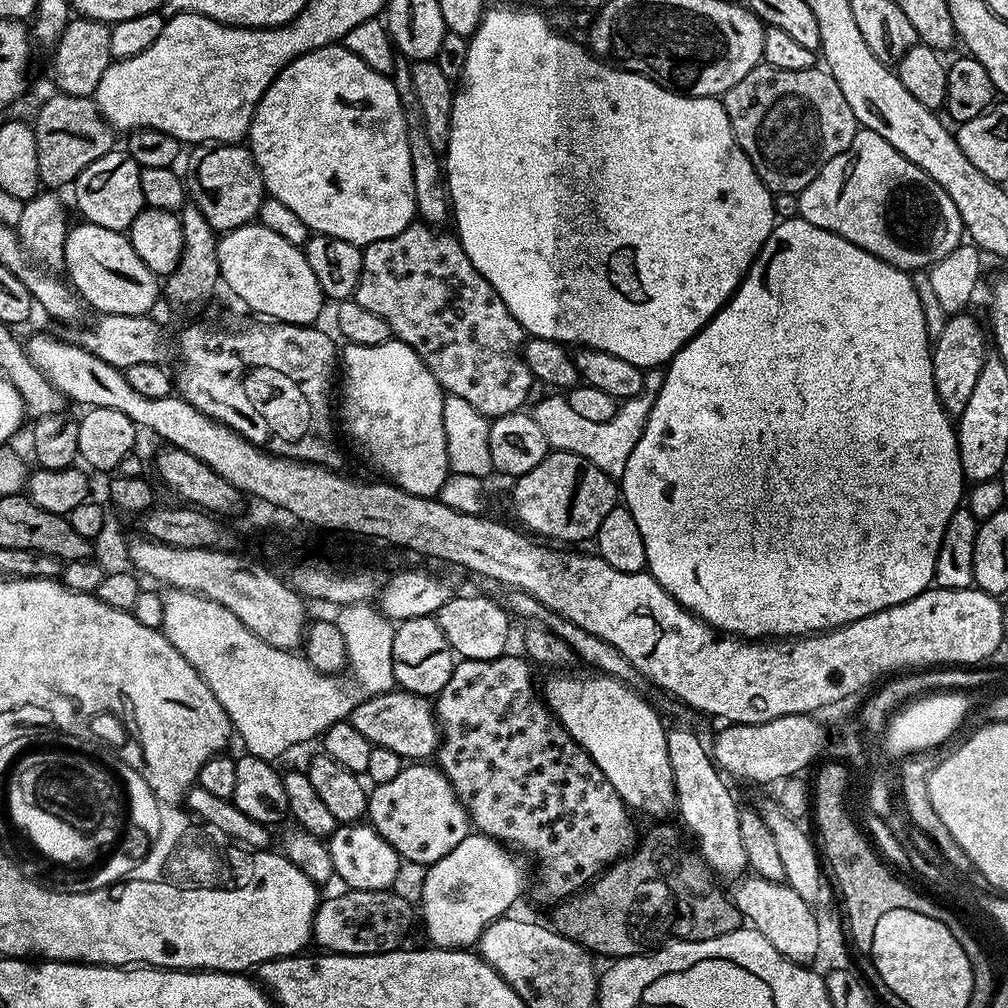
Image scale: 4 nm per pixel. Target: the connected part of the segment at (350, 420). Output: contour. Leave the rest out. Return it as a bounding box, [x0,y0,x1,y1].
[338,338,450,497]

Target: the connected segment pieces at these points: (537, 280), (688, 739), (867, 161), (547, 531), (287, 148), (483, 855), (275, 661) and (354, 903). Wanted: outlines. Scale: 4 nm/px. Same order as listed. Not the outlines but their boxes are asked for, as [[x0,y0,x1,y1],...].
[[442,8,778,370],[667,727,748,877],[799,128,966,270],[512,451,618,542],[246,43,416,246],[418,832,524,949],[161,588,346,758],[312,890,414,956]]

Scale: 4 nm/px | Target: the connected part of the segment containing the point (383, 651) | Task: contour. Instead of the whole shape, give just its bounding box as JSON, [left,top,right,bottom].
[335,604,395,694]

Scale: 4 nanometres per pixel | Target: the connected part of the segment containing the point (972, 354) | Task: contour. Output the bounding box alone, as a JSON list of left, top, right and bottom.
[931,311,990,418]

